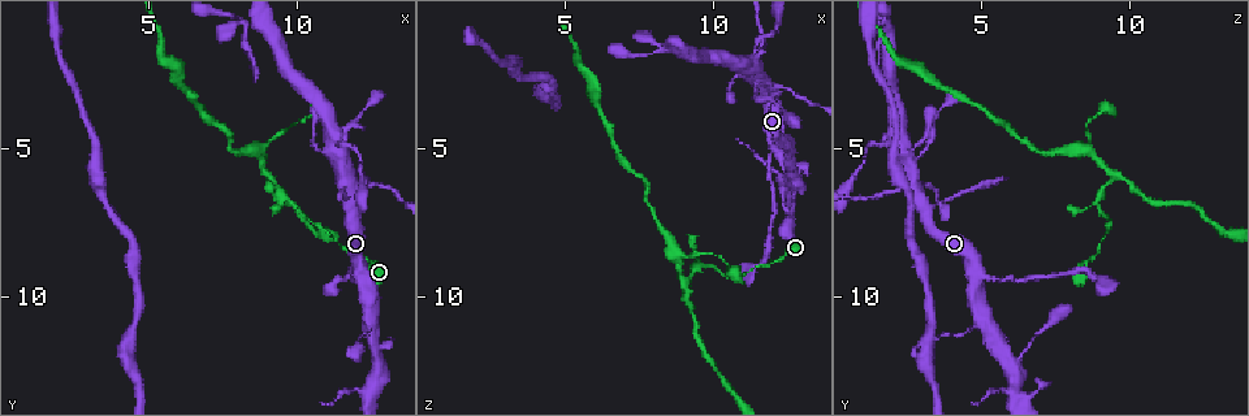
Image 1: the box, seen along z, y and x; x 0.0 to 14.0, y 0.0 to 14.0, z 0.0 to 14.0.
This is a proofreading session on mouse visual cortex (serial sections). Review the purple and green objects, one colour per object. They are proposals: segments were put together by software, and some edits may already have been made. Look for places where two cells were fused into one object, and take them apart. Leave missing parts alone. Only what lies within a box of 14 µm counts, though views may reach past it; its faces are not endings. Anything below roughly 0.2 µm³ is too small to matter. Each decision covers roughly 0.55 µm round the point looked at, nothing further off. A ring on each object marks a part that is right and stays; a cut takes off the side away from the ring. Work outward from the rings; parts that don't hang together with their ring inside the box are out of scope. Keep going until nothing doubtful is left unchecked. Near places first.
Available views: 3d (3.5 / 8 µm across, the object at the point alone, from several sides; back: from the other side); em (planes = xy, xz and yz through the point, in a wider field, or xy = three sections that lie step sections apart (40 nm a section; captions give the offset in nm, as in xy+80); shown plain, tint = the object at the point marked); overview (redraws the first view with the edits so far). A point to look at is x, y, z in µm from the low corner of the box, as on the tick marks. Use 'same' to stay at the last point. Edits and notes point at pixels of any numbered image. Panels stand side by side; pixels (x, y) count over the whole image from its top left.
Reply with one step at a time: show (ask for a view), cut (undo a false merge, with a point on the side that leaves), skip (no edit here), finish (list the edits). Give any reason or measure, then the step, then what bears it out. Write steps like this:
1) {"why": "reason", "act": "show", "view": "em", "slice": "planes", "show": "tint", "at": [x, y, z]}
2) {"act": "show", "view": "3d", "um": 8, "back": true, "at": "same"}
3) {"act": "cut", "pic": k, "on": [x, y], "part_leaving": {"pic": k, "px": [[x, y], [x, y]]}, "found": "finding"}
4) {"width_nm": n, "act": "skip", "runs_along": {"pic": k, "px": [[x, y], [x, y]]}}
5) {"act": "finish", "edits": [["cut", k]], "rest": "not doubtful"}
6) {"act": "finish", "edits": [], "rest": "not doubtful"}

{"why": "three-way junction", "act": "show", "view": "3d", "um": 8, "at": [9.1, 6.0, 9.4]}

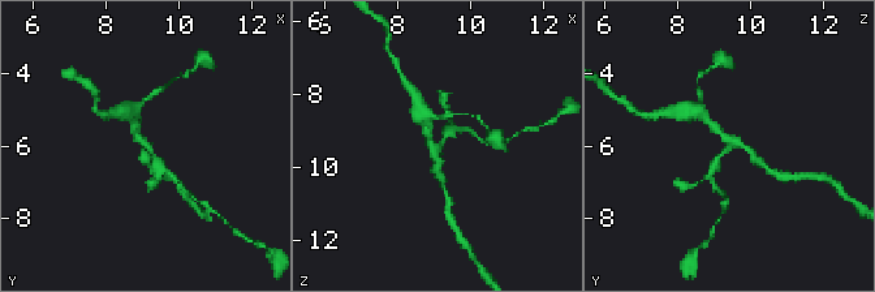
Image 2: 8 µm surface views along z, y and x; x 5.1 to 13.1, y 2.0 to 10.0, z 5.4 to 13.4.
{"arms": 3, "arm_widths_nm": [200, 200, 250], "act": "show", "view": "em", "slice": "xy", "step": 3, "show": "tint", "at": [9.1, 6.0, 9.4]}

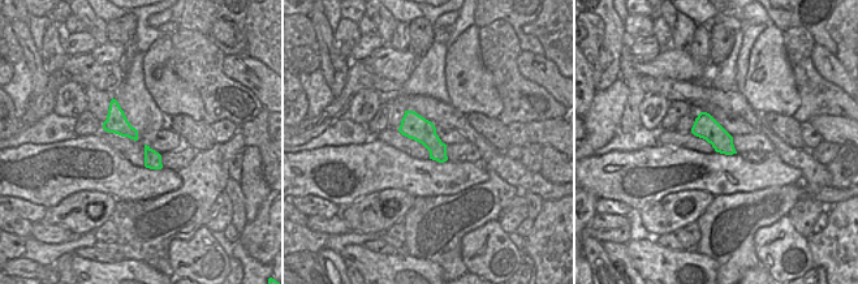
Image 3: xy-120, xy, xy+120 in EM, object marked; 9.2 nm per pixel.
{"act": "skip", "runs_along": {"pic": 2, "px": [[163, 171], [139, 140], [132, 119]]}, "found": "all the same cell"}

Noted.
{"why": "thin arm on a thick one", "act": "show", "view": "3d", "um": 3.5, "at": [11.7, 6.7, 2.9]}

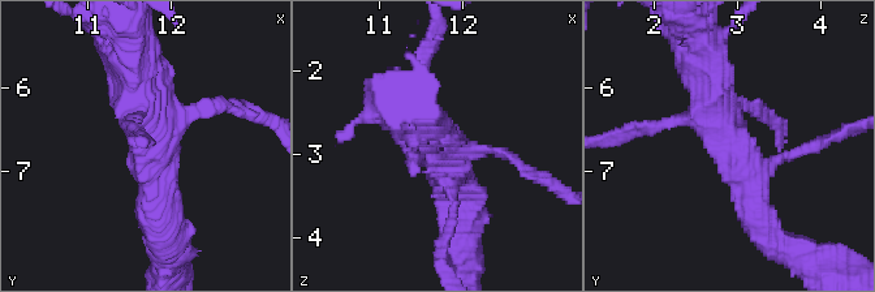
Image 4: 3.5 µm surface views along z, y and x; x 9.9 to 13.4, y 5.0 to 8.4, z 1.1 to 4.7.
{"act": "show", "view": "em", "slice": "xy", "step": 2, "show": "tint", "at": [11.75, 6.60, 2.90]}

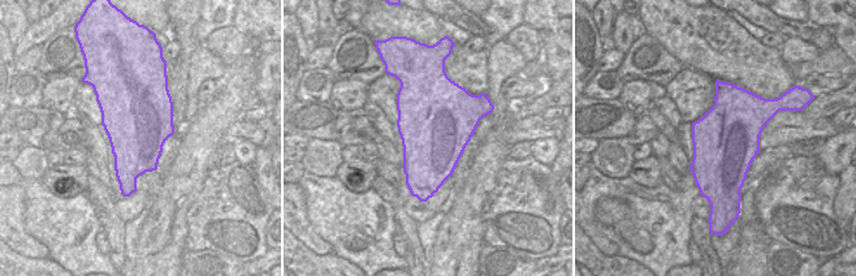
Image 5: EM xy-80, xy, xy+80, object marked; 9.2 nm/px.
{"act": "skip", "runs_along": {"pic": 4, "px": [[755, 218], [702, 58]]}, "found": "all the same cell"}

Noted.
{"why": "small branch off a trunk", "act": "show", "view": "3d", "um": 3.5, "at": [12.1, 9.2, 5.0]}

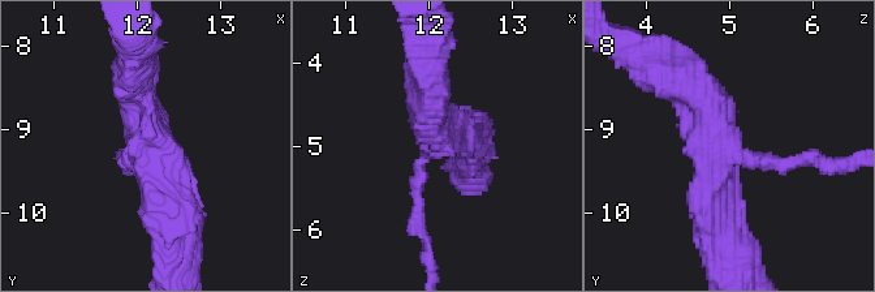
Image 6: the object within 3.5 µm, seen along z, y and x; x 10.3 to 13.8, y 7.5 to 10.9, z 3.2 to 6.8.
{"arms": 3, "arm_widths_nm": [150, 450, 500], "why": "shape alone is not enough", "act": "show", "view": "em", "slice": "xy", "step": 5, "show": "tint", "at": [12.10, 9.25, 5.00]}

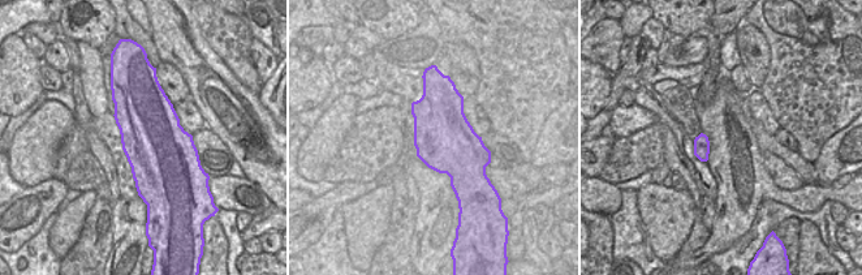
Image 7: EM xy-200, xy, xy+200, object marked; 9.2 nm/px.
{"act": "skip", "runs_along": {"pic": 6, "px": [[654, 60], [710, 108], [720, 217]]}, "found": "one cell here"}

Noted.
{"act": "finish", "edits": [], "rest": "not doubtful"}

